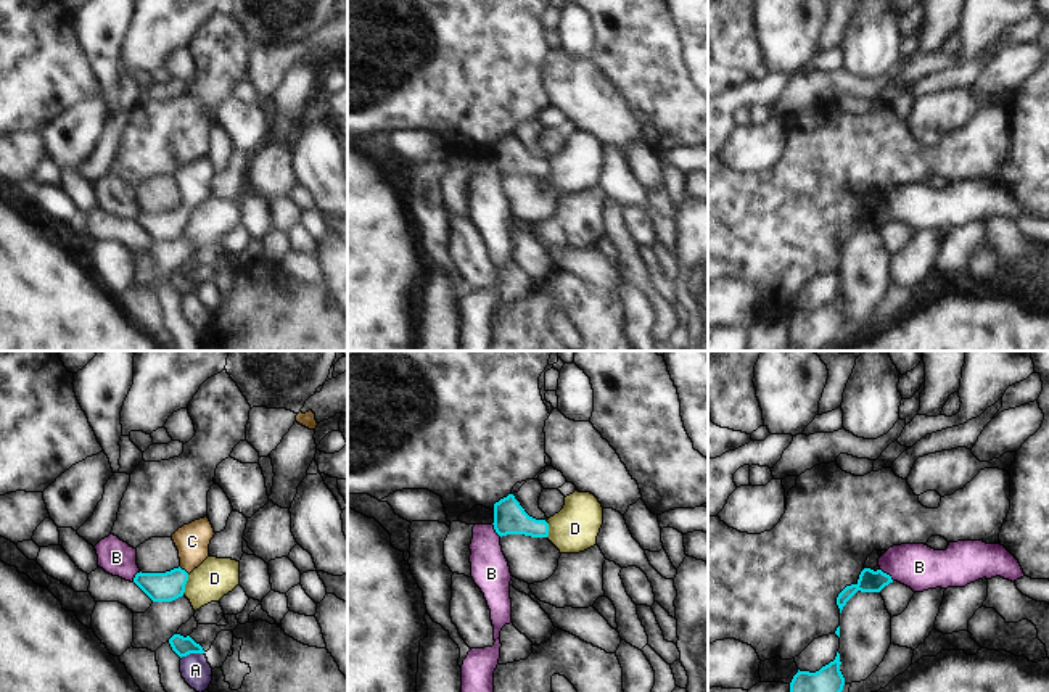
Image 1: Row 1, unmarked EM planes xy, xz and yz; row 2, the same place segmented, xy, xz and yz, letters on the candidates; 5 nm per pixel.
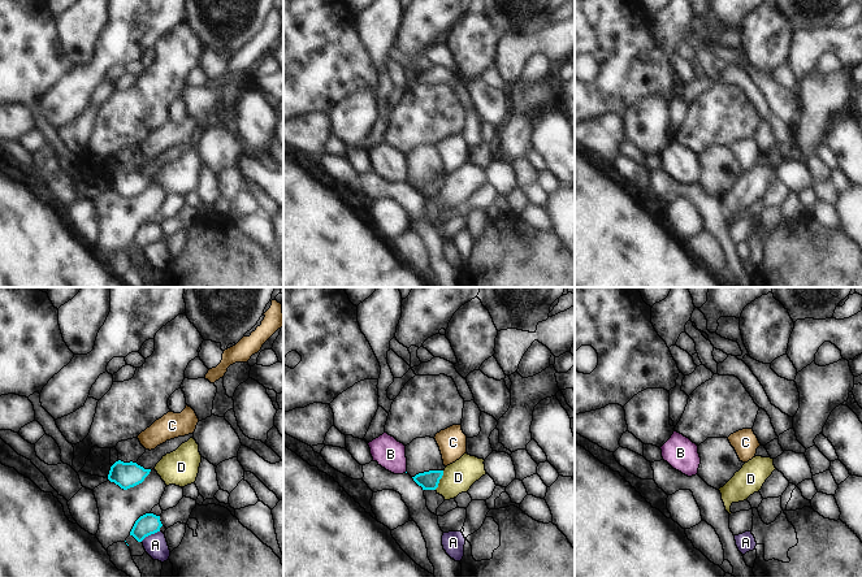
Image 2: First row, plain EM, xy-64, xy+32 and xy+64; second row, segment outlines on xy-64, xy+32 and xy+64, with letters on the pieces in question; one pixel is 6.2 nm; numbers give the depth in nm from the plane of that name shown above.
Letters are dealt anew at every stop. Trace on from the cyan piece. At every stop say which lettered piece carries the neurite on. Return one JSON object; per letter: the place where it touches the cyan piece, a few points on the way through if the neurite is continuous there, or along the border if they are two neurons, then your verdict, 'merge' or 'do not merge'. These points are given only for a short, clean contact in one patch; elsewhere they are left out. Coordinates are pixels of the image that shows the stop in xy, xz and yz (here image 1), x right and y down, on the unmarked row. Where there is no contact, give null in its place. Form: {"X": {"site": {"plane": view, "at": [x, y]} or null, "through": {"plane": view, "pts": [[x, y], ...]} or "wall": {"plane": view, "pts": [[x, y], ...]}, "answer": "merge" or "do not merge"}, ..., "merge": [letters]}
{"A": {"site": {"plane": "xy", "at": [192, 292]}, "wall": {"plane": "xy", "pts": [[203, 292], [190, 292], [181, 296]]}, "answer": "do not merge"}, "B": {"site": {"plane": "yz", "at": [885, 213]}, "wall": {"plane": "yz", "pts": [[880, 208], [893, 219]]}, "answer": "do not merge"}, "C": {"site": {"plane": "xy", "at": [184, 210]}, "through": {"plane": "xy", "pts": [[168, 226], [184, 210], [192, 195], [192, 181]]}, "answer": "merge"}, "D": {"site": {"plane": "xy", "at": [184, 224]}, "wall": {"plane": "xy", "pts": [[189, 214], [182, 234]]}, "answer": "do not merge"}, "merge": ["C"]}

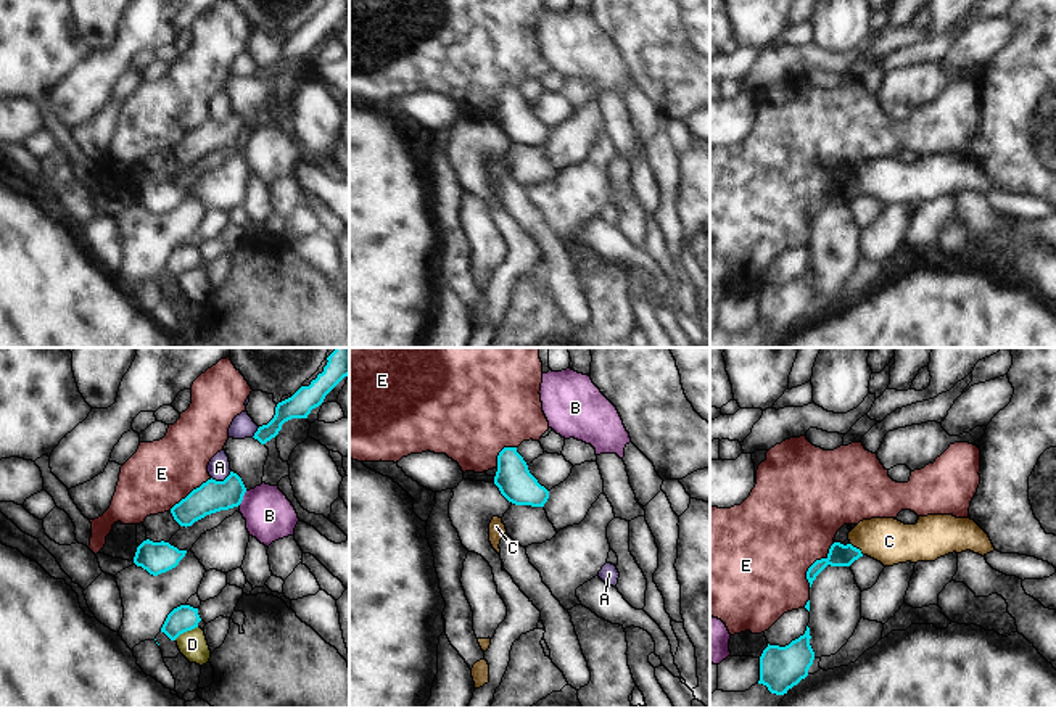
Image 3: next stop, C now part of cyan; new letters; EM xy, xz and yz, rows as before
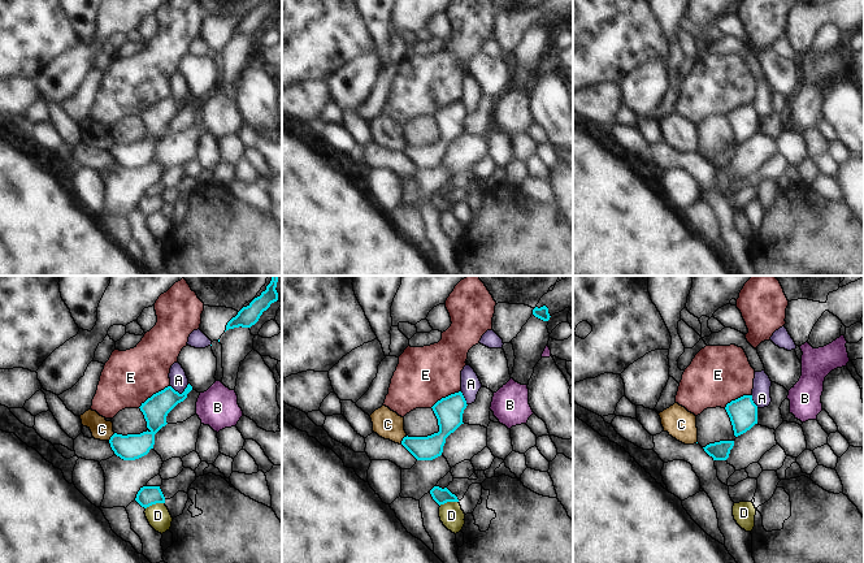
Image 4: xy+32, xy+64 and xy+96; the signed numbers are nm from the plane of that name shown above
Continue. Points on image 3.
{"A": {"site": {"plane": "xy", "at": [221, 121]}, "answer": "do not merge"}, "B": {"site": {"plane": "xy", "at": [242, 139]}, "answer": "do not merge"}, "C": {"site": {"plane": "yz", "at": [855, 187]}, "wall": {"plane": "yz", "pts": [[850, 182], [863, 193]]}, "answer": "do not merge"}, "D": {"site": {"plane": "xy", "at": [185, 271]}, "wall": {"plane": "xy", "pts": [[197, 266], [174, 279]]}, "answer": "do not merge"}, "E": {"site": {"plane": "yz", "at": [815, 201]}, "wall": {"plane": "yz", "pts": [[834, 182], [828, 193], [808, 208], [808, 226]]}, "answer": "do not merge"}, "merge": []}

